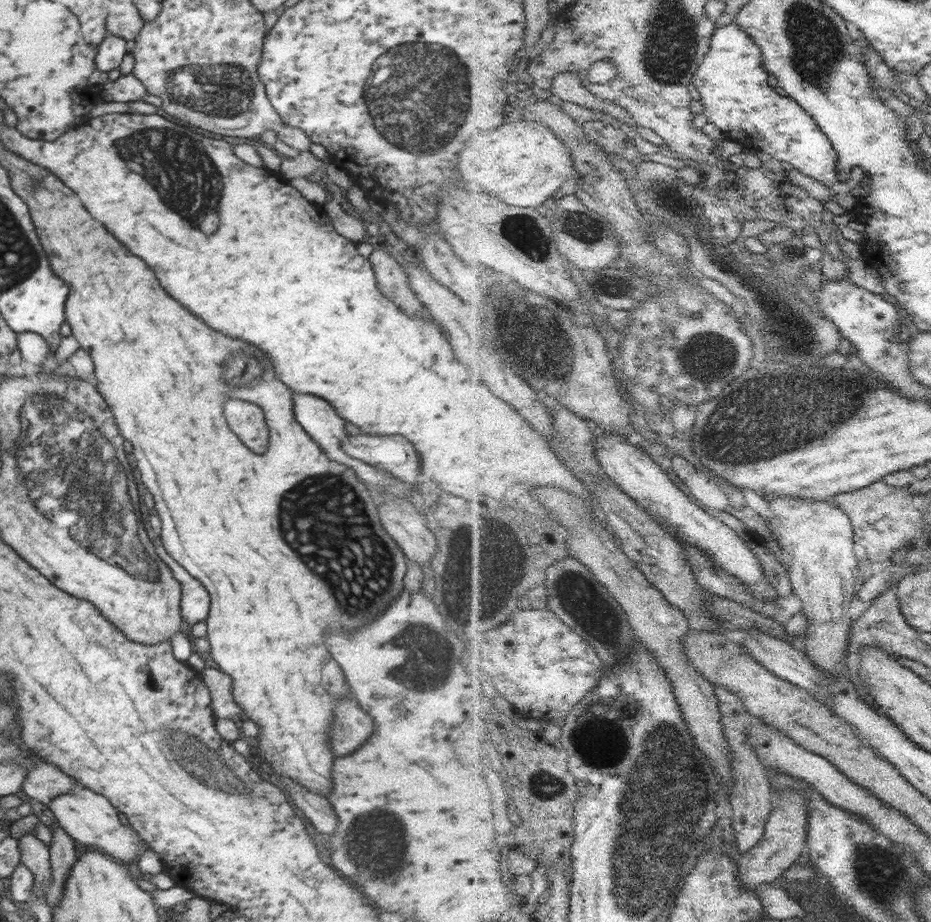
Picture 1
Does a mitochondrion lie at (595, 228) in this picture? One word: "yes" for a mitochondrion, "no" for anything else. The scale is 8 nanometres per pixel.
no

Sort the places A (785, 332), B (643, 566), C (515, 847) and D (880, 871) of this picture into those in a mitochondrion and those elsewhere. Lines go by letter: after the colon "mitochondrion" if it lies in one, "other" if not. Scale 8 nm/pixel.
A: mitochondrion
B: other
C: other
D: mitochondrion

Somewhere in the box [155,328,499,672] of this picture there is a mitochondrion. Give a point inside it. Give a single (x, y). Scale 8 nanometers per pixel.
(355, 567)

